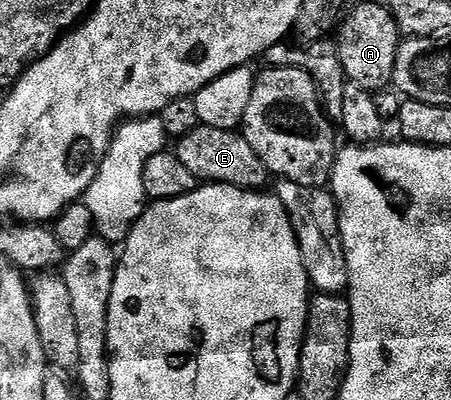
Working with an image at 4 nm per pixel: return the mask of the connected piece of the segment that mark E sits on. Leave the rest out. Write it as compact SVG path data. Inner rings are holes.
M198 127L190 134L179 137L175 141L174 151L178 158L192 173L197 181L209 184L229 184L239 188L264 190L269 187L270 173L268 167L254 154L250 142L239 131L227 132L213 128Z

